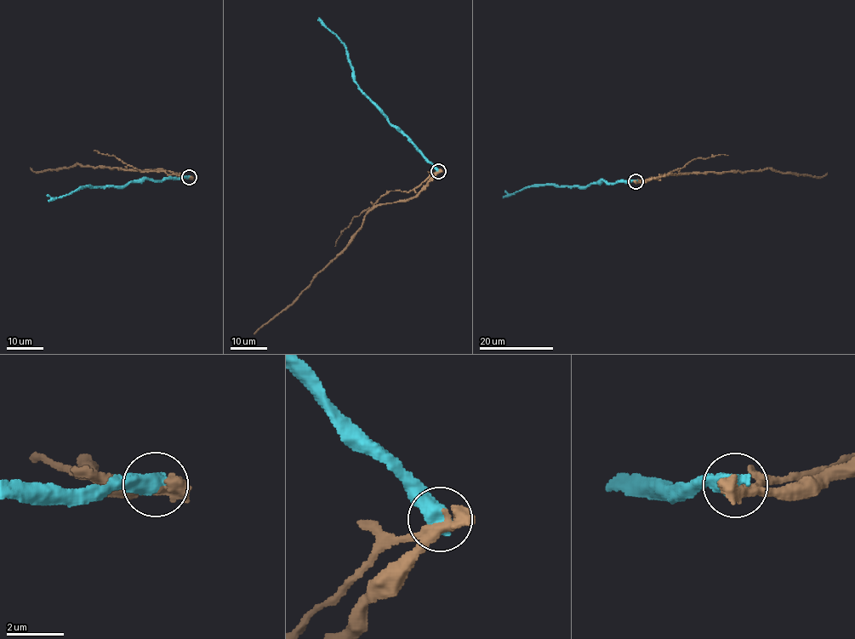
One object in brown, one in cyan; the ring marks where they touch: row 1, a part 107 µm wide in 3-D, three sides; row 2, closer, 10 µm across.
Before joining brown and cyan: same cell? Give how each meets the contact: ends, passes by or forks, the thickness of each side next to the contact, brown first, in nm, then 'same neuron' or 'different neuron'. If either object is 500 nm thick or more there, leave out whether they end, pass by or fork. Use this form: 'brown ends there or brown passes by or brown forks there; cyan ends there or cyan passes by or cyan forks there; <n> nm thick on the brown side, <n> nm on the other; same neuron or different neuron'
300 nm thick on the brown side, 650 nm on the other; different neuron

